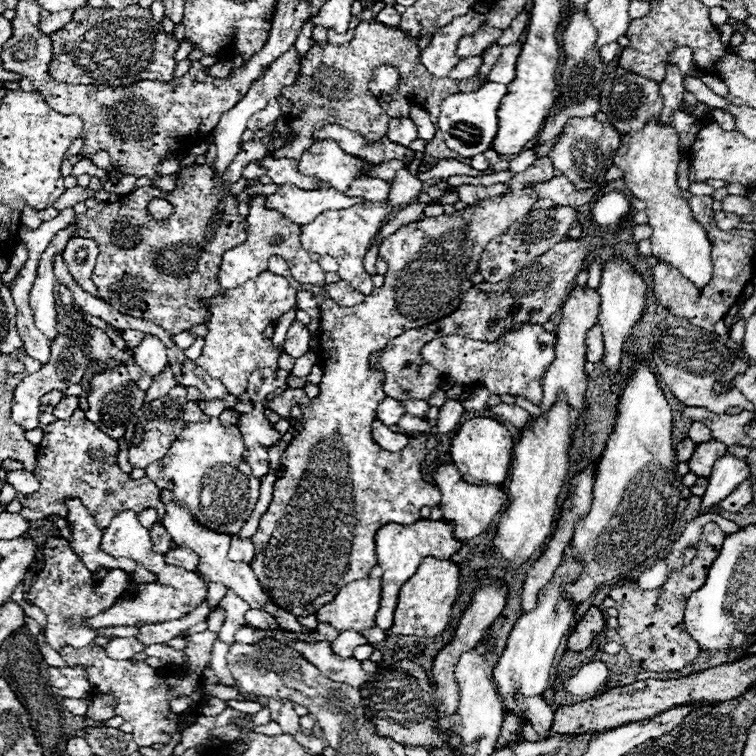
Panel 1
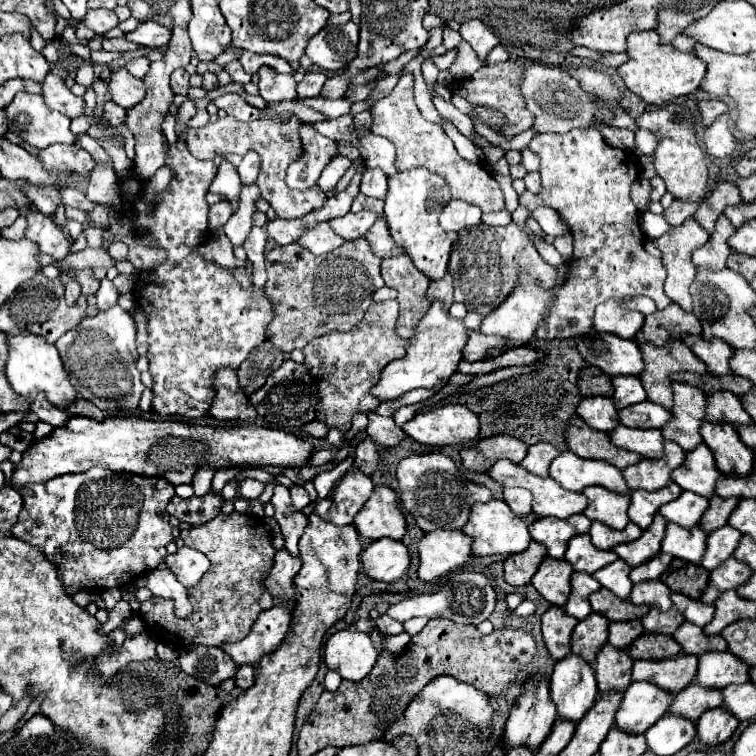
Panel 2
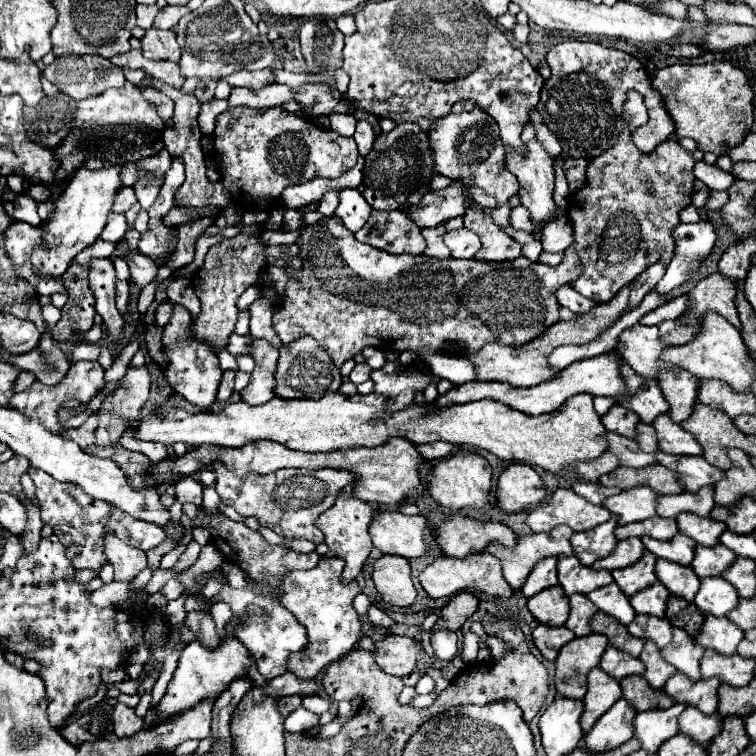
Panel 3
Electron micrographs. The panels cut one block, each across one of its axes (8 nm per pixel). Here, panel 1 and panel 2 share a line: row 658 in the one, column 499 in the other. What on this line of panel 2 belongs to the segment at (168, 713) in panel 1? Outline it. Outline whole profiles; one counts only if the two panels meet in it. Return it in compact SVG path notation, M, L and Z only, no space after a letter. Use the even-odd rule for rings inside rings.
M512 60L496 64L496 66L486 66L484 64L470 78L454 82L450 86L450 92L466 98L470 104L480 104L484 108L500 112L504 116L504 120L506 120L506 128L502 128L500 134L506 136L506 138L514 138L516 134L532 128L532 112L528 112L524 100L520 100L520 92L516 88L516 76L520 76L520 64L512 64ZM404 72L400 76L396 88L392 90L392 94L378 100L372 106L370 114L374 118L370 130L376 136L388 138L396 146L396 168L400 172L410 170L410 168L420 168L420 166L428 168L430 172L448 180L452 198L460 198L464 202L470 202L470 204L478 206L482 212L496 212L496 210L504 208L502 190L500 190L498 182L494 180L494 176L482 166L482 162L464 160L456 152L454 144L448 140L442 126L430 124L422 118L418 106L414 104L414 76L412 76L412 72Z

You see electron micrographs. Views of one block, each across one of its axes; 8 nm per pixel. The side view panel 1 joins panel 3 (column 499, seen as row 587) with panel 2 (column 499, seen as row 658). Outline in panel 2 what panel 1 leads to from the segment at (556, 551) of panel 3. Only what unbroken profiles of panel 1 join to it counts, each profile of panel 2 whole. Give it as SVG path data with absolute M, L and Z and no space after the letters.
M492 498L490 502L476 502L476 506L470 508L470 518L464 524L462 532L468 534L474 542L472 542L472 552L474 556L488 556L488 554L518 554L524 552L530 544L530 532L528 526L536 520L536 514L528 514L528 516L516 516L508 504L504 500L496 500Z

